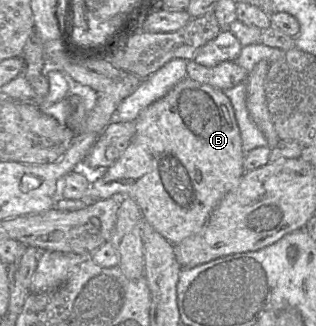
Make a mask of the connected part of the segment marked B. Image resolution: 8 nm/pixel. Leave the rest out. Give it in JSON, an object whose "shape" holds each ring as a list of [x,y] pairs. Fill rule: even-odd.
{"shape":[[[186,76],[180,80],[165,96],[143,109],[134,122],[136,131],[128,147],[119,159],[104,172],[90,173],[92,175],[92,180],[81,200],[86,205],[90,205],[100,199],[107,199],[111,197],[117,197],[119,199],[121,196],[130,197],[138,204],[143,219],[170,243],[173,245],[177,244],[185,238],[199,233],[204,228],[212,211],[221,199],[230,190],[238,185],[241,177],[245,173],[243,162],[246,153],[242,148],[240,130],[235,118],[234,109],[229,98],[222,90],[214,88],[208,84],[199,83]]]}

